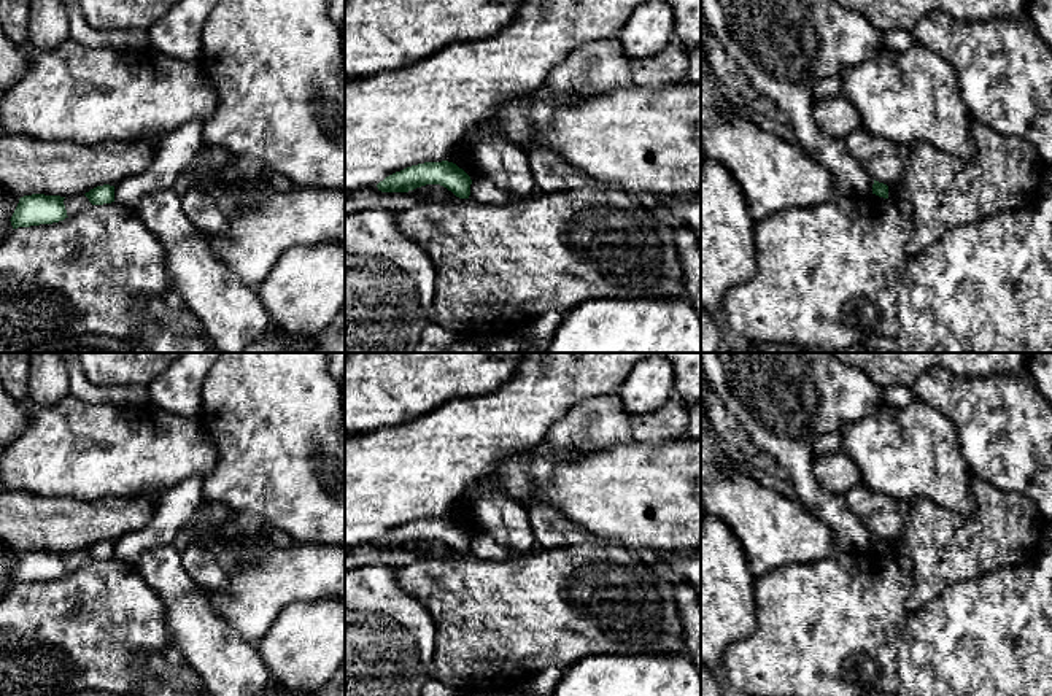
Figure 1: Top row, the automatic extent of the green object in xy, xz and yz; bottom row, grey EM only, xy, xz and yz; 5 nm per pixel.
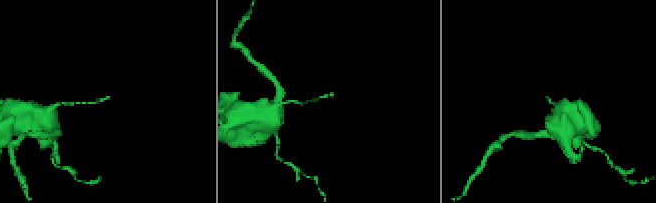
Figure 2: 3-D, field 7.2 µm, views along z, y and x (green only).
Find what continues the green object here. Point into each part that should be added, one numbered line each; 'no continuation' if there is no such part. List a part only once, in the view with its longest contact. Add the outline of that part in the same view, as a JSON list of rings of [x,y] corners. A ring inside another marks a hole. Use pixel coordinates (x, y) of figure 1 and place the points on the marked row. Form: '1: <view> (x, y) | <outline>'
no continuation

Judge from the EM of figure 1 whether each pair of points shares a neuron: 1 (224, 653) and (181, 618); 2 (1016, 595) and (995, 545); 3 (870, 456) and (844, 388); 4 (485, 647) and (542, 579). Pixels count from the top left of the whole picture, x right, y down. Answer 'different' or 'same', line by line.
1: same
2: different
3: different
4: same

